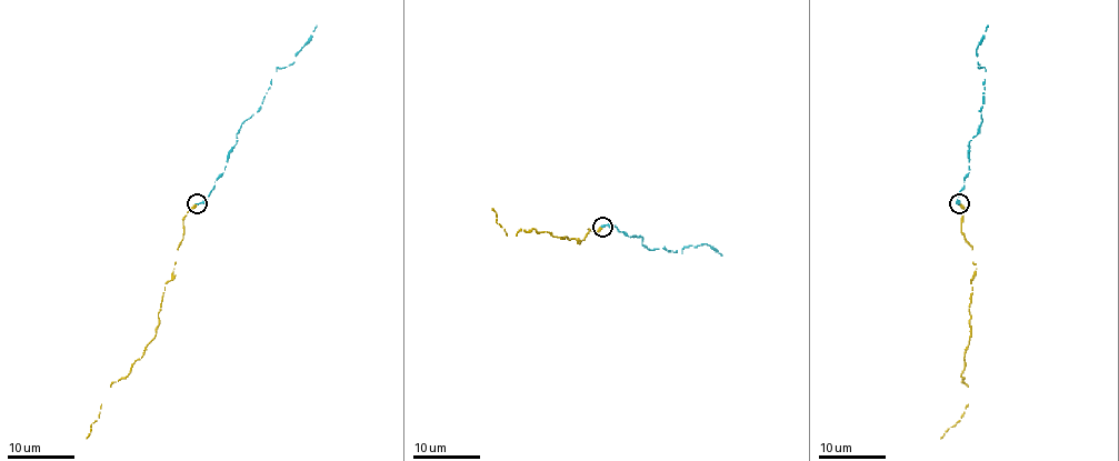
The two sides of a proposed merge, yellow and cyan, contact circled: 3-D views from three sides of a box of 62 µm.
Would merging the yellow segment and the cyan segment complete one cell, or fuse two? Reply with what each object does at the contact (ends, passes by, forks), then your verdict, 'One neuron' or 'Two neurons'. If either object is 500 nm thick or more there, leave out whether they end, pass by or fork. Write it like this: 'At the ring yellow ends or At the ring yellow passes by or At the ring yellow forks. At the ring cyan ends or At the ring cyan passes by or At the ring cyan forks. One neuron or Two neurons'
At the ring yellow ends. At the ring cyan ends. One neuron

